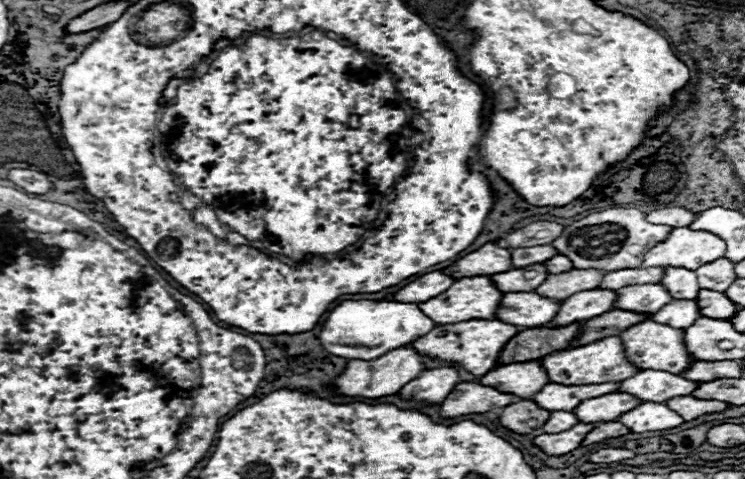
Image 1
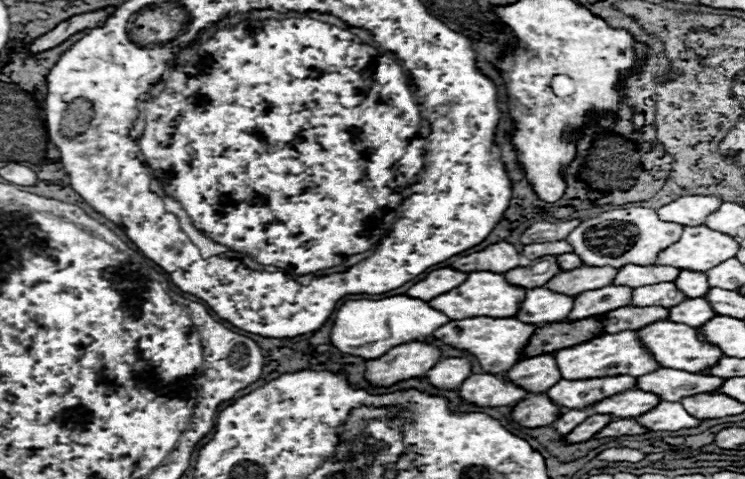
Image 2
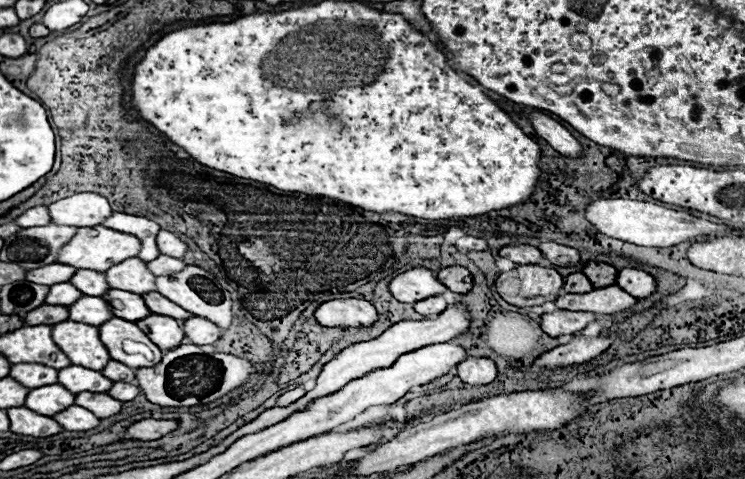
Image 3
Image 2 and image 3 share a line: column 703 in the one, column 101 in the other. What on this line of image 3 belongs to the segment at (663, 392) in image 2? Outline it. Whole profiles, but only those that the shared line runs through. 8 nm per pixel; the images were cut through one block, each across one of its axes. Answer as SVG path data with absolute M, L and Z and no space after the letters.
M68 366L62 368L58 374L58 382L66 388L70 388L70 392L78 394L78 392L108 392L110 386L114 384L112 380L108 380L106 376L102 376L102 372L84 368L84 366Z

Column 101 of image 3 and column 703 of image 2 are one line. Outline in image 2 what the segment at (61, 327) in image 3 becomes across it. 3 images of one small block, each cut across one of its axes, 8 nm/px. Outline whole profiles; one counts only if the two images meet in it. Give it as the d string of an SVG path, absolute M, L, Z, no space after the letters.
M660 320L660 322L640 328L640 338L644 340L646 348L656 356L656 360L662 368L684 368L688 372L702 372L704 368L716 366L724 358L722 350L716 344L698 340L698 328L692 328L692 326L678 328L678 326L686 326L686 324Z

